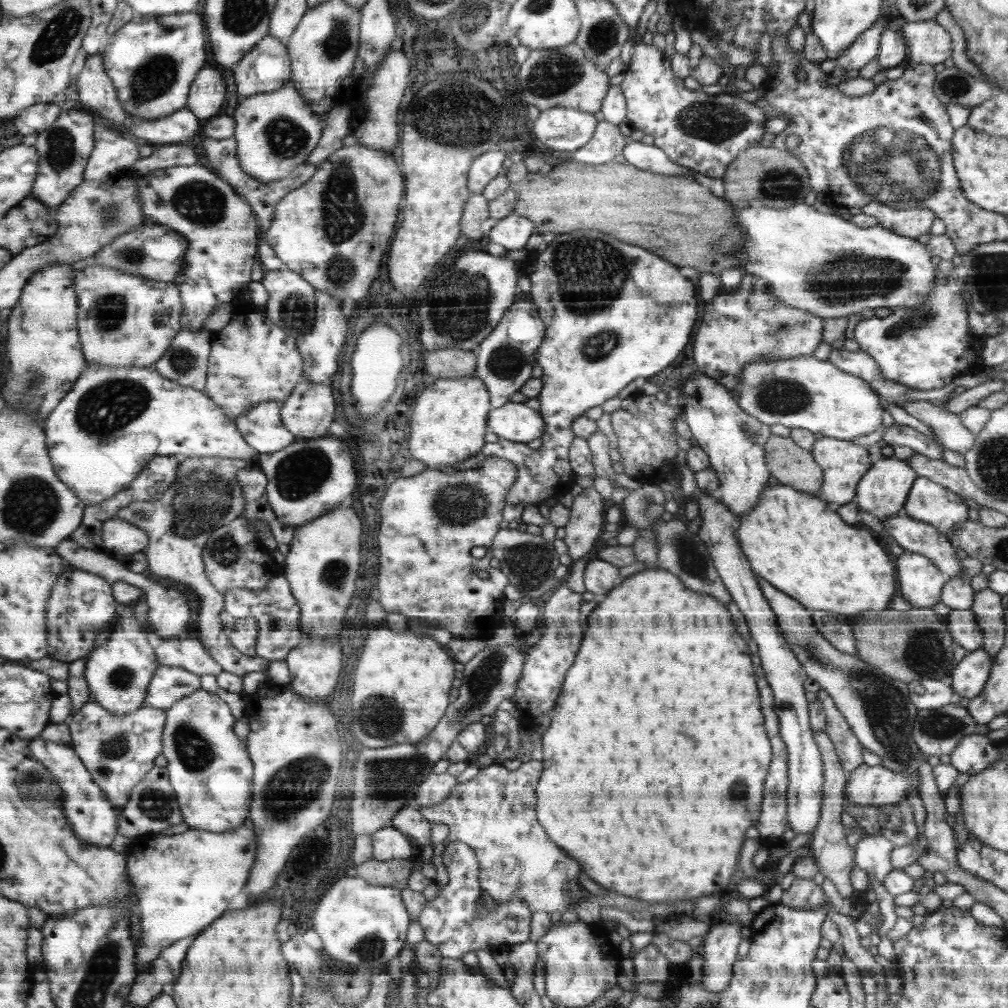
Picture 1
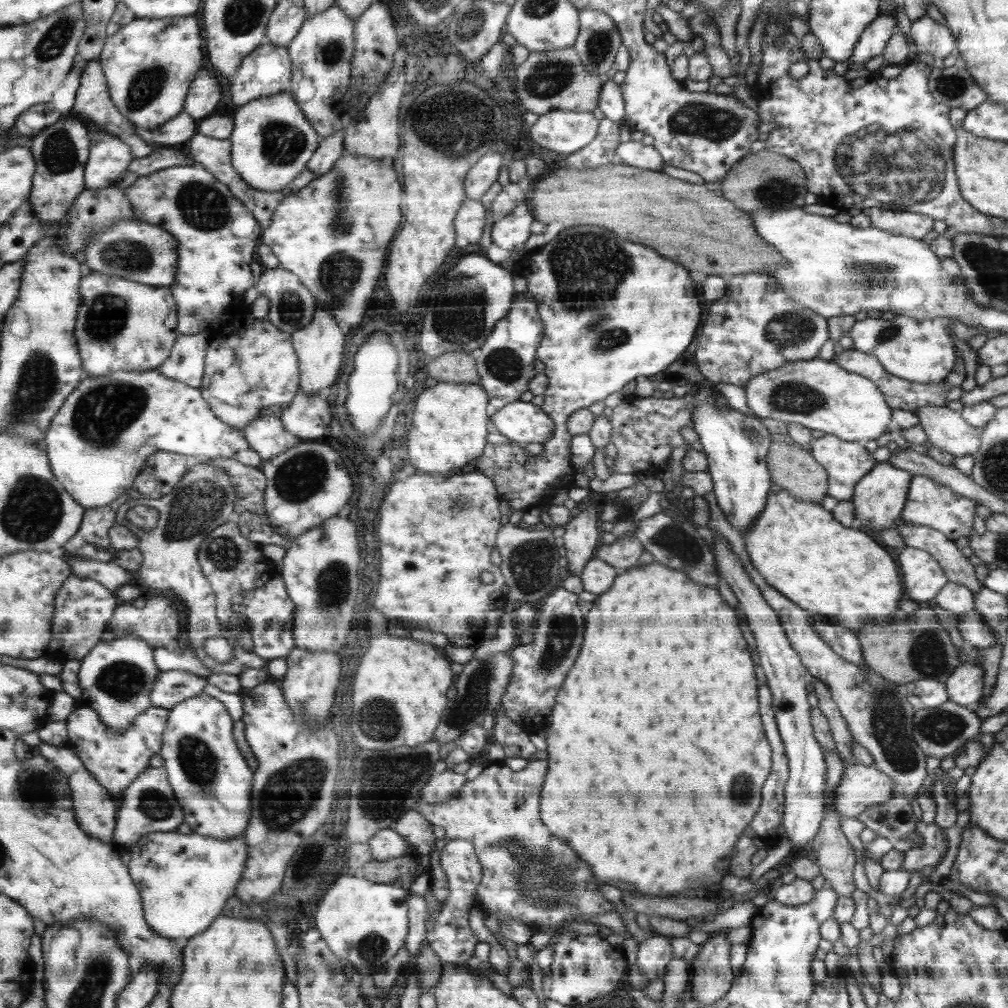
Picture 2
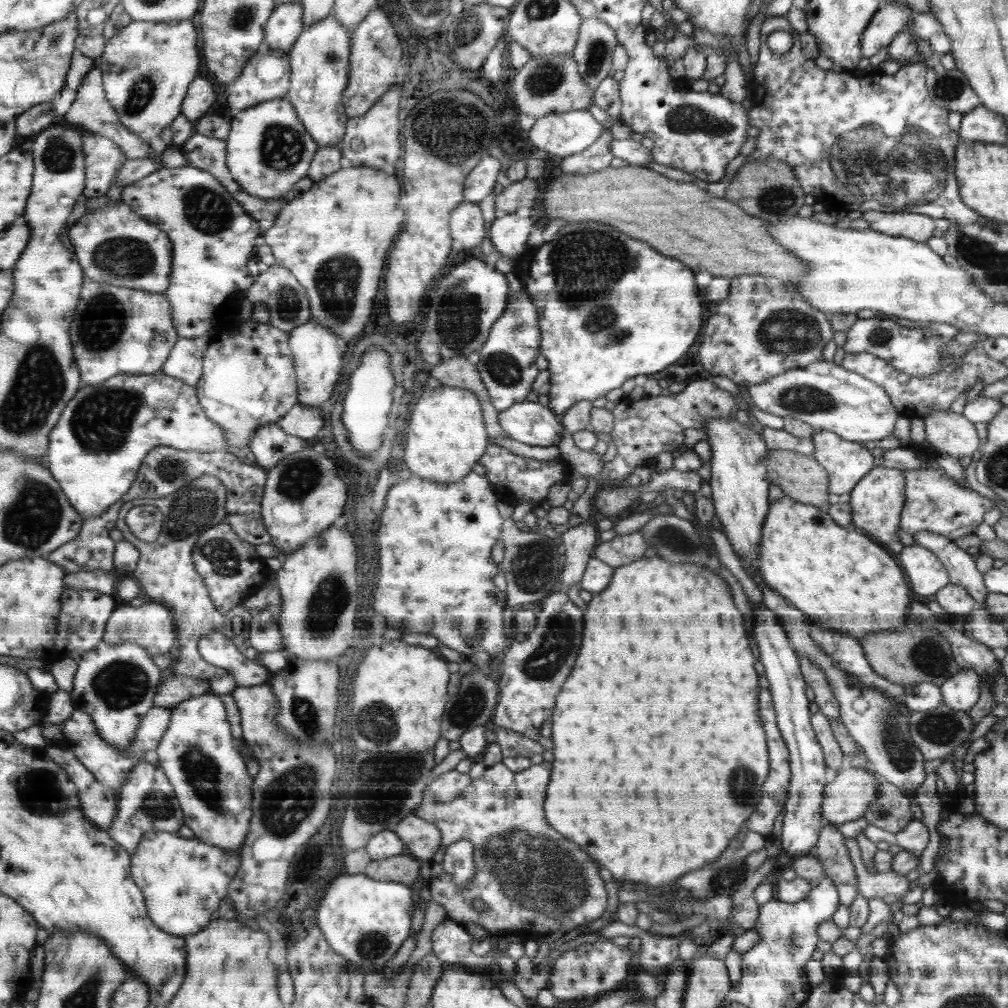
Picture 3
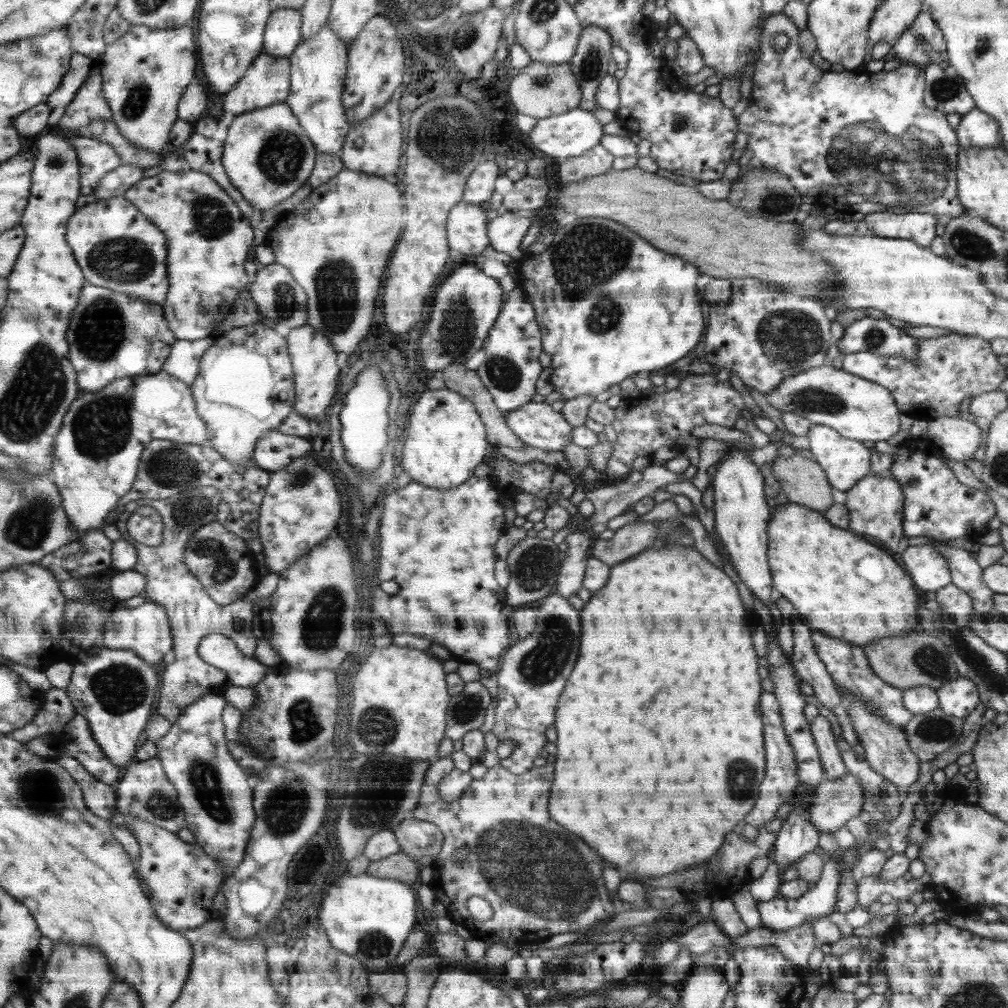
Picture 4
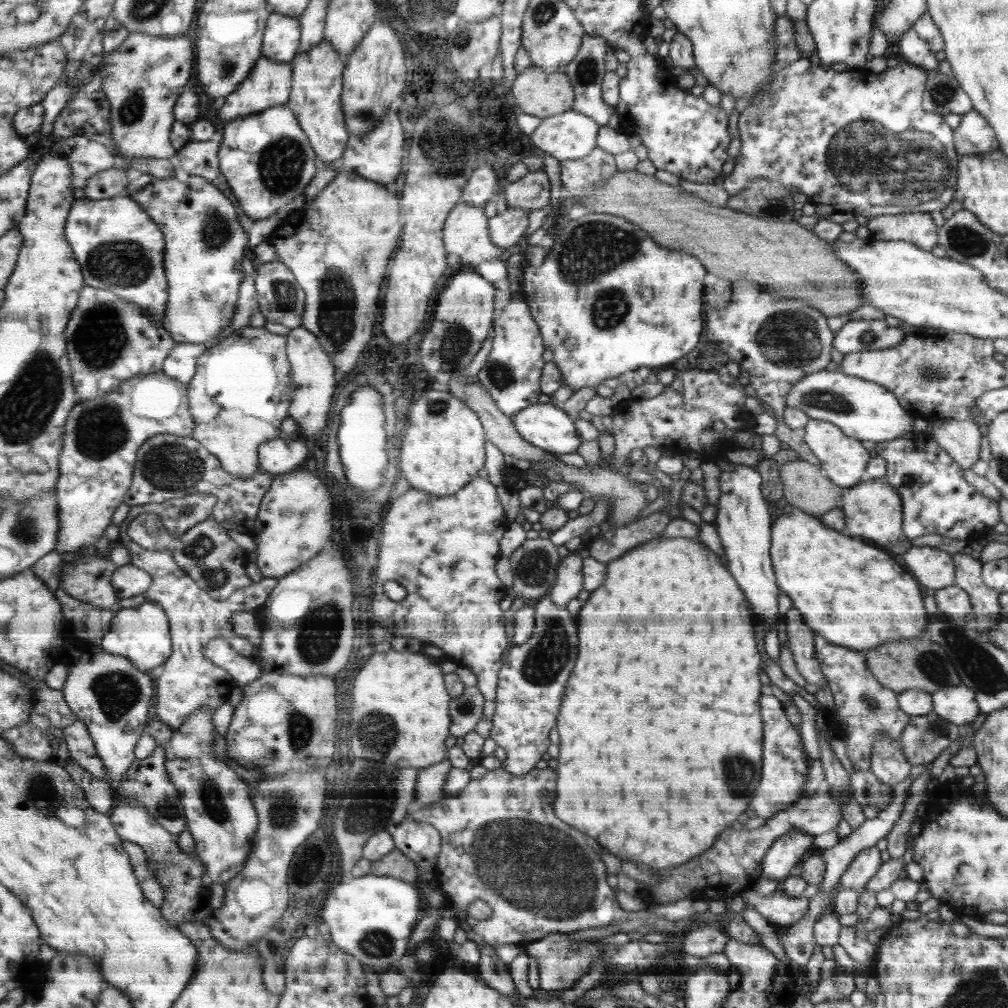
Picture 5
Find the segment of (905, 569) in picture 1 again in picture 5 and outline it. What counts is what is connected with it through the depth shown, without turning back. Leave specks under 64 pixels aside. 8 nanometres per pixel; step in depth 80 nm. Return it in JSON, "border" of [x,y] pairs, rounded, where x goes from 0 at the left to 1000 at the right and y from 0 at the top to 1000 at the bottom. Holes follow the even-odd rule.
{"border":[[[903,544],[897,551],[897,560],[903,569],[919,583],[932,584],[946,579],[946,561],[944,552],[935,544]]]}

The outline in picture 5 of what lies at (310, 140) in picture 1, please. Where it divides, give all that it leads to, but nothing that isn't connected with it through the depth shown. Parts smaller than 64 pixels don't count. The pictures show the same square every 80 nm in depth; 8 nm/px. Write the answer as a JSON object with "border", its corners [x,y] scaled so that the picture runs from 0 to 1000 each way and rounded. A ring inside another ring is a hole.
{"border":[[[284,103],[272,105],[258,112],[236,116],[221,126],[221,137],[218,140],[217,161],[219,172],[235,195],[236,207],[241,208],[246,216],[260,218],[268,216],[280,204],[286,203],[292,196],[298,195],[307,181],[314,173],[315,157],[311,149],[307,136],[299,128],[295,114]]]}

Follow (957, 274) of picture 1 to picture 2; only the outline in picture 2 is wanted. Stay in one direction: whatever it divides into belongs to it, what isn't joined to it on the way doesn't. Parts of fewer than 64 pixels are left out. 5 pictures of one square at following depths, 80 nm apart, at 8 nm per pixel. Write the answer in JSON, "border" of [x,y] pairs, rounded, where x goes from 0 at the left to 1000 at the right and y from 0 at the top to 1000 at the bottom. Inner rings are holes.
{"border":[[[889,313],[885,317],[861,314],[849,318],[841,333],[847,340],[847,347],[869,352],[884,372],[903,379],[928,382],[933,378],[938,379],[948,359],[945,321],[948,317],[935,314],[917,317],[897,313]]]}

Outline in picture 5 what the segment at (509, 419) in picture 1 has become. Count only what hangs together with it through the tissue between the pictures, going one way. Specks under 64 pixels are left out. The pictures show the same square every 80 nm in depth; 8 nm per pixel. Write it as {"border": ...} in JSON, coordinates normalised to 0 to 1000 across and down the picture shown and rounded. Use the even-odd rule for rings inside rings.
{"border":[[[548,399],[525,403],[508,417],[519,436],[545,449],[571,449],[576,441],[570,417]]]}

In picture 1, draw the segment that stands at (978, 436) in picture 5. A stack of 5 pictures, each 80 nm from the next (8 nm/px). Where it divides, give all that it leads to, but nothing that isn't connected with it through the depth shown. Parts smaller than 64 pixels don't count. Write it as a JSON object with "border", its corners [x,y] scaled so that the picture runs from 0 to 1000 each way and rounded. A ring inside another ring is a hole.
{"border":[[[903,398],[895,404],[901,411],[923,423],[931,441],[958,450],[965,442],[968,432],[957,423],[948,411],[926,403],[923,398]]]}

